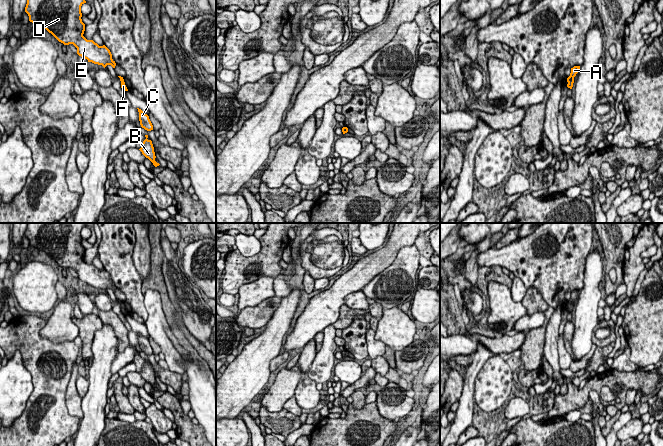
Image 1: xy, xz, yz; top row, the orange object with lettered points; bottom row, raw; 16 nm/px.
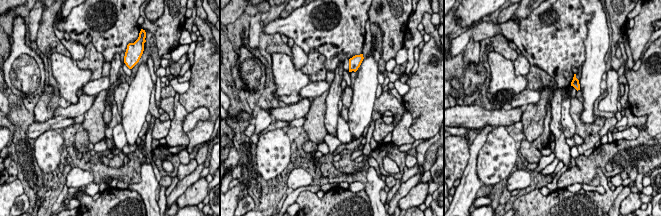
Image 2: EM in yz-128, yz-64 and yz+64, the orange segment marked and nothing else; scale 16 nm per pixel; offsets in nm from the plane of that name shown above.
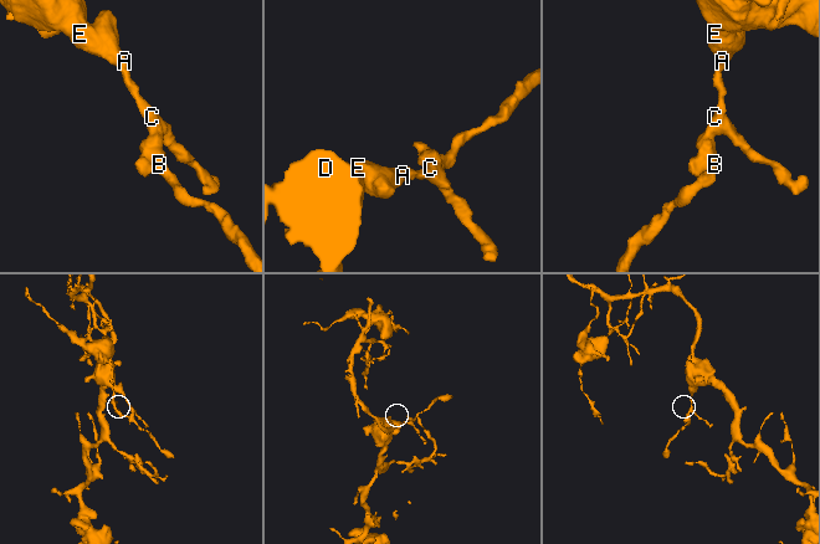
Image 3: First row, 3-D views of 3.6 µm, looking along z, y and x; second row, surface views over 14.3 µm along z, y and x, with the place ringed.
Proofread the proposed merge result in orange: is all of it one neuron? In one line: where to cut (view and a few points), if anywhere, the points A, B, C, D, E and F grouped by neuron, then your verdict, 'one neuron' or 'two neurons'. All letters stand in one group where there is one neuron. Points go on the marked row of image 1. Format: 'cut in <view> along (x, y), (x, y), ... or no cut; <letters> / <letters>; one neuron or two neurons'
no cut; A B C D E F; one neuron

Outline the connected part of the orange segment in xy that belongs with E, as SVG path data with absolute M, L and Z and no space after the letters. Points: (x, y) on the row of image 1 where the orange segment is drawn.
M27 0L25 12L30 22L42 26L59 42L73 44L77 54L88 62L115 68L110 50L83 36L85 24L81 19L81 6L84 3L85 0Z

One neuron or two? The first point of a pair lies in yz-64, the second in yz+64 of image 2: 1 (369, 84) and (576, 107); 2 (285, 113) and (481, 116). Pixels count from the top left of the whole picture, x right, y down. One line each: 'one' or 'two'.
1: two
2: one

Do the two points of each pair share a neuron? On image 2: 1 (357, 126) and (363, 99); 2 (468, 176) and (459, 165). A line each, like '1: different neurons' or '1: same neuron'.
1: same neuron
2: different neurons

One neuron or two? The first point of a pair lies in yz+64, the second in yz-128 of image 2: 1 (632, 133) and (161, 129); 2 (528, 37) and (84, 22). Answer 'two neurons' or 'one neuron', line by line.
1: two neurons
2: one neuron

